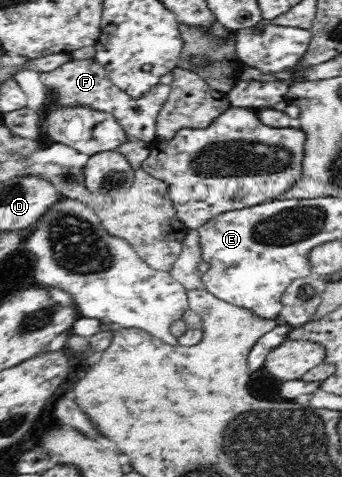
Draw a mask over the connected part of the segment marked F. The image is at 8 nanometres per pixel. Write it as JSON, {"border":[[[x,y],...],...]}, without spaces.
{"border":[[[95,58],[73,59],[51,72],[40,73],[40,80],[47,90],[52,91],[57,104],[69,108],[89,107],[91,110],[109,112],[116,118],[127,135],[134,136],[145,143],[150,143],[155,137],[157,117],[171,94],[169,85],[159,83],[152,86],[145,96],[137,99],[131,98],[111,82],[104,66],[99,64]]]}

